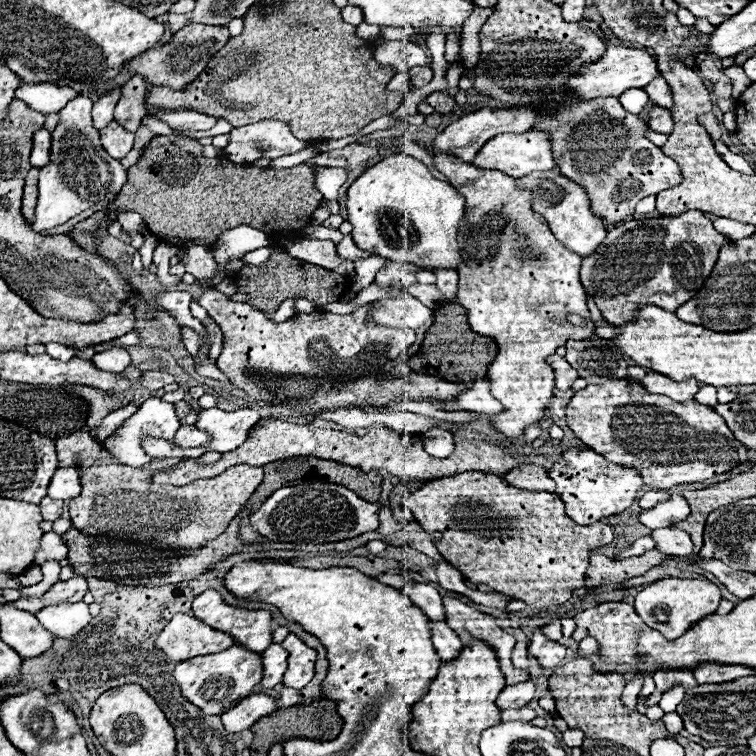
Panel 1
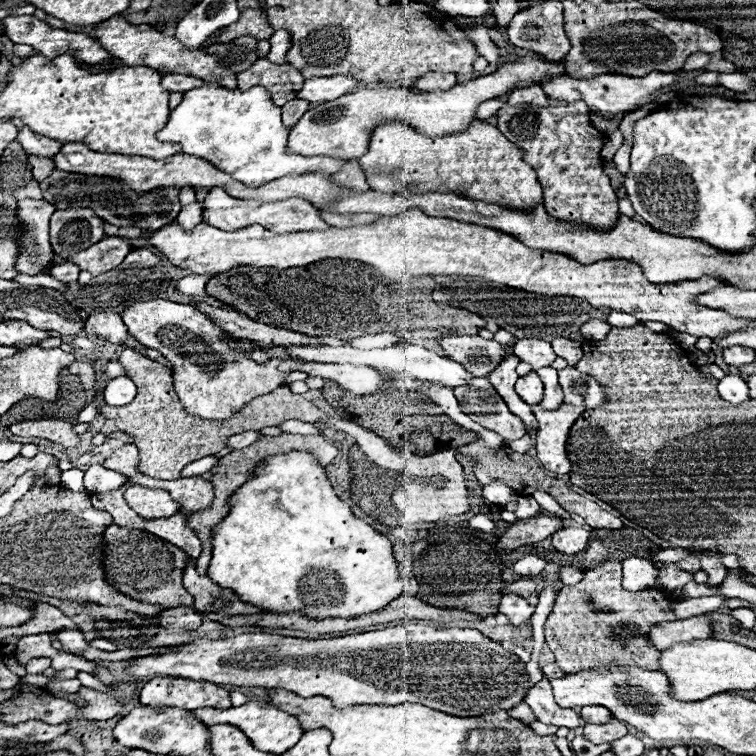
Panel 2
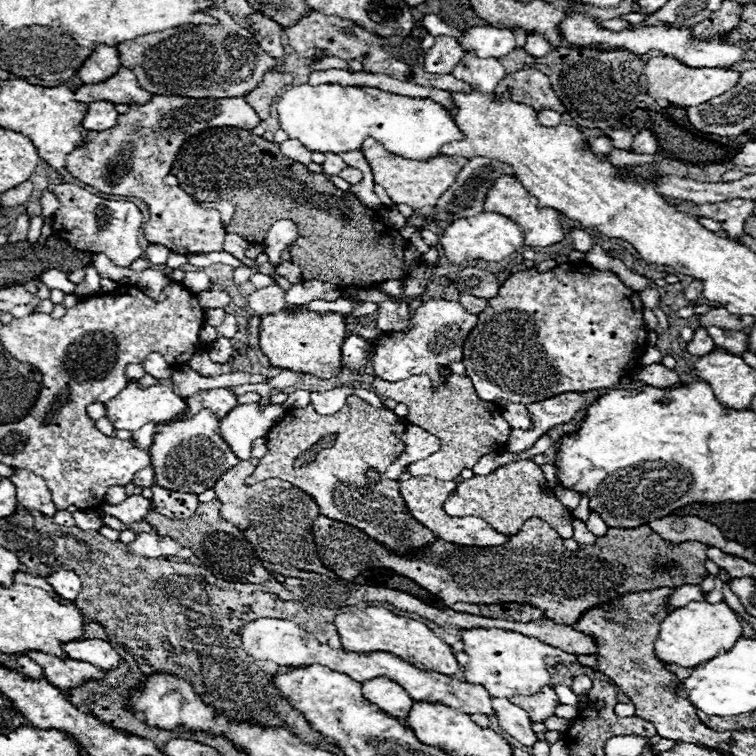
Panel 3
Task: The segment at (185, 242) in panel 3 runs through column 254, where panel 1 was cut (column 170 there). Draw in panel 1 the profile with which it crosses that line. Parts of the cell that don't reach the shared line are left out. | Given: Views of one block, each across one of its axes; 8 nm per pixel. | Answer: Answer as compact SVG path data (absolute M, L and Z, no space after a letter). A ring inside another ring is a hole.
M178 110L178 112L158 112L154 118L166 122L174 130L210 130L218 118L190 112L190 110Z

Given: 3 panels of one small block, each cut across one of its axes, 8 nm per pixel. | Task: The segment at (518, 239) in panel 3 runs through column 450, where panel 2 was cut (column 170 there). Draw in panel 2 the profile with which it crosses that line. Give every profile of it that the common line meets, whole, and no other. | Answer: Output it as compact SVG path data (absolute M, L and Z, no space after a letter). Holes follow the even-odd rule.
M410 208L396 216L382 216L364 226L288 234L274 234L258 224L226 232L208 224L198 224L192 230L184 230L178 222L172 222L152 232L150 244L156 246L174 266L210 276L224 274L236 266L270 266L286 270L324 258L344 258L370 264L392 282L408 282L418 276L480 276L524 292L582 298L594 308L626 312L642 322L662 322L676 332L686 332L692 336L718 338L748 324L744 318L734 318L722 310L702 308L692 302L694 296L700 296L710 288L724 286L722 280L704 276L692 282L680 280L672 284L654 284L642 276L642 270L636 264L626 260L580 264L568 254L528 248L518 238L502 230L428 216L420 208Z

